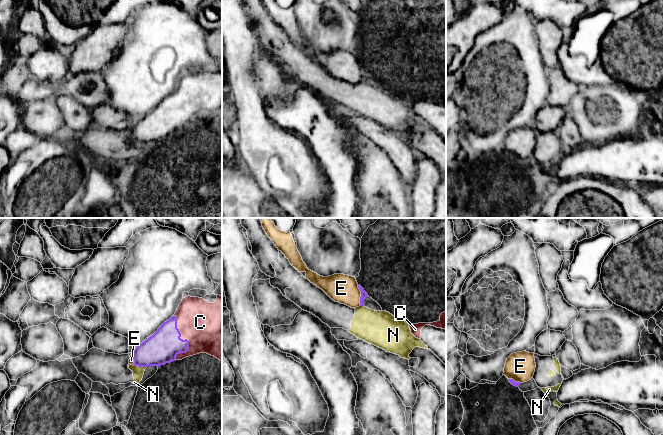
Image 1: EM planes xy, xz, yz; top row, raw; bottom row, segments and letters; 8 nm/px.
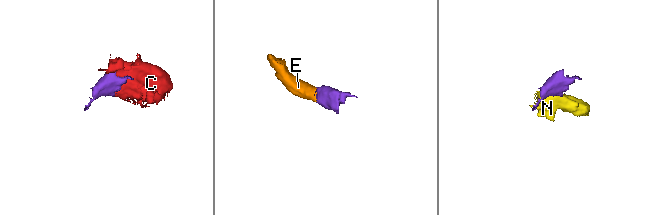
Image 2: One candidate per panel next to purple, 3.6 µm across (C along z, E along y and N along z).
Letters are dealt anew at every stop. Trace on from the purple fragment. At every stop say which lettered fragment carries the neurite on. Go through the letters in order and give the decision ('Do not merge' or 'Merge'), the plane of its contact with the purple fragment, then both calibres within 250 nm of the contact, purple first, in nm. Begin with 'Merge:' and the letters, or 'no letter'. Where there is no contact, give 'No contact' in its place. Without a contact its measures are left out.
Merge: C, E
C: Merge. Touches purple in xy. Thickness 260 nm (purple) against 420 nm
E: Merge. Touches purple in xz. Thickness 50 nm (purple) against 220 nm
N: Do not merge. Touches purple in xy. Thickness 260 nm (purple) against 90 nm

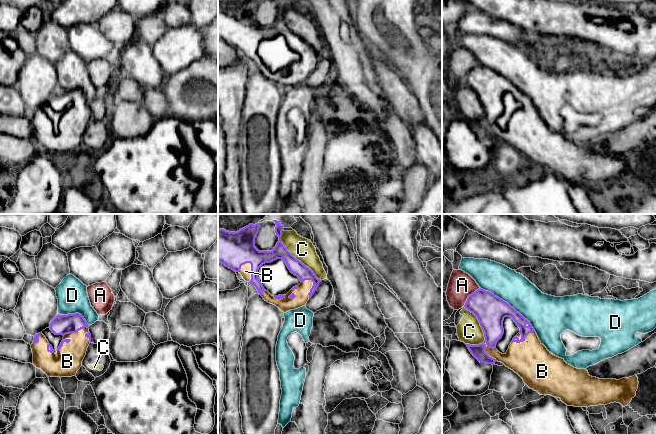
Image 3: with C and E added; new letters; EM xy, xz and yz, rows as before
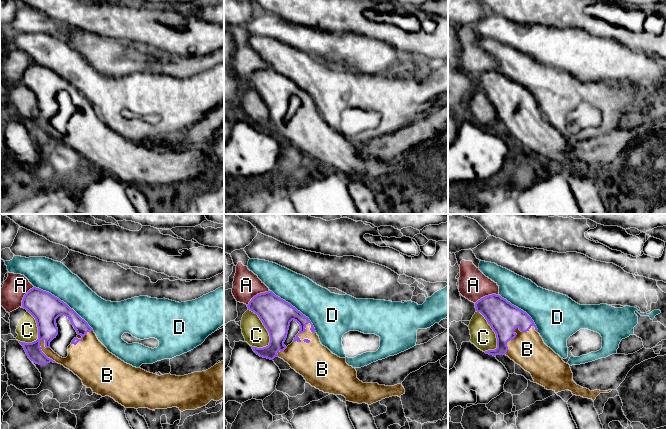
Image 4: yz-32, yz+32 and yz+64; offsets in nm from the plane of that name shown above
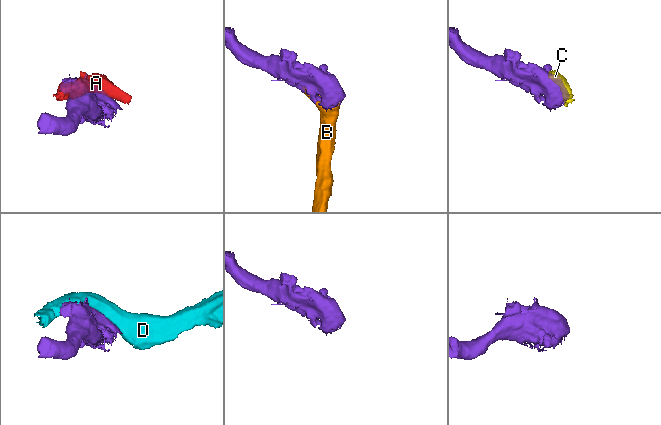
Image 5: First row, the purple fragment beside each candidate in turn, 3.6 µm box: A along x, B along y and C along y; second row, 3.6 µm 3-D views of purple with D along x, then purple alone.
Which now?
Merge: B
A: Do not merge. Touches purple in yz. Thickness 240 nm (purple) against 200 nm
B: Merge. Touches purple in yz. Thickness 160 nm (purple) against 300 nm
C: Do not merge. Touches purple in xz. Thickness 120 nm (purple) against 180 nm
D: Do not merge. Touches purple in yz. Thickness 240 nm (purple) against 260 nm

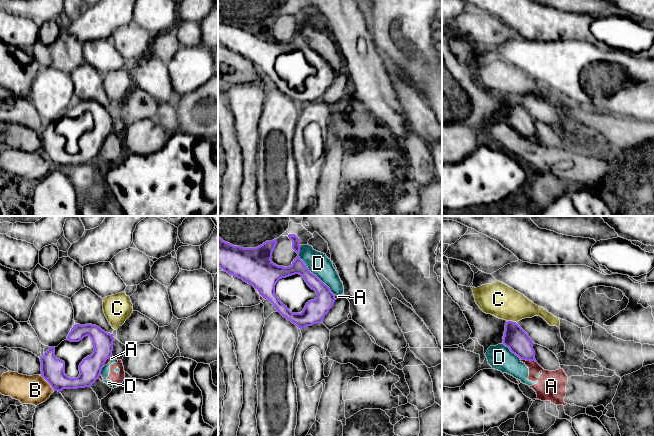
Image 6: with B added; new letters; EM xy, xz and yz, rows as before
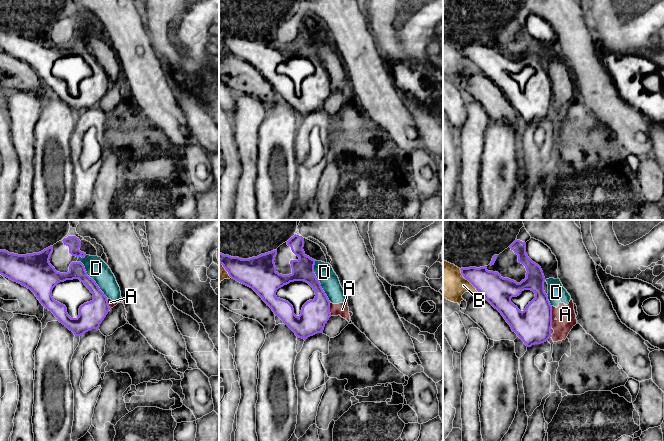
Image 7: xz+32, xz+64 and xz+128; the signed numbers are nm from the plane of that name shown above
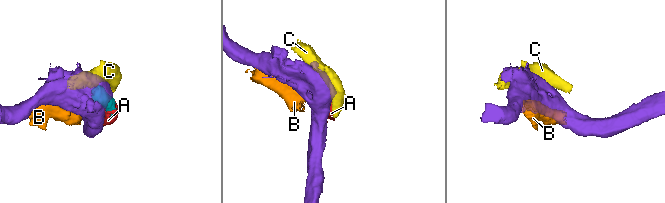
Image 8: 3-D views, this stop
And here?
Merge: no letter
A: Do not merge. Touches purple in yz. Thickness 190 nm (purple) against 190 nm
B: Do not merge. Touches purple in xy. Thickness 180 nm (purple) against 220 nm
C: Do not merge. Touches purple in yz. Thickness 190 nm (purple) against 280 nm
D: Do not merge. Touches purple in xz. Thickness 140 nm (purple) against 180 nm

